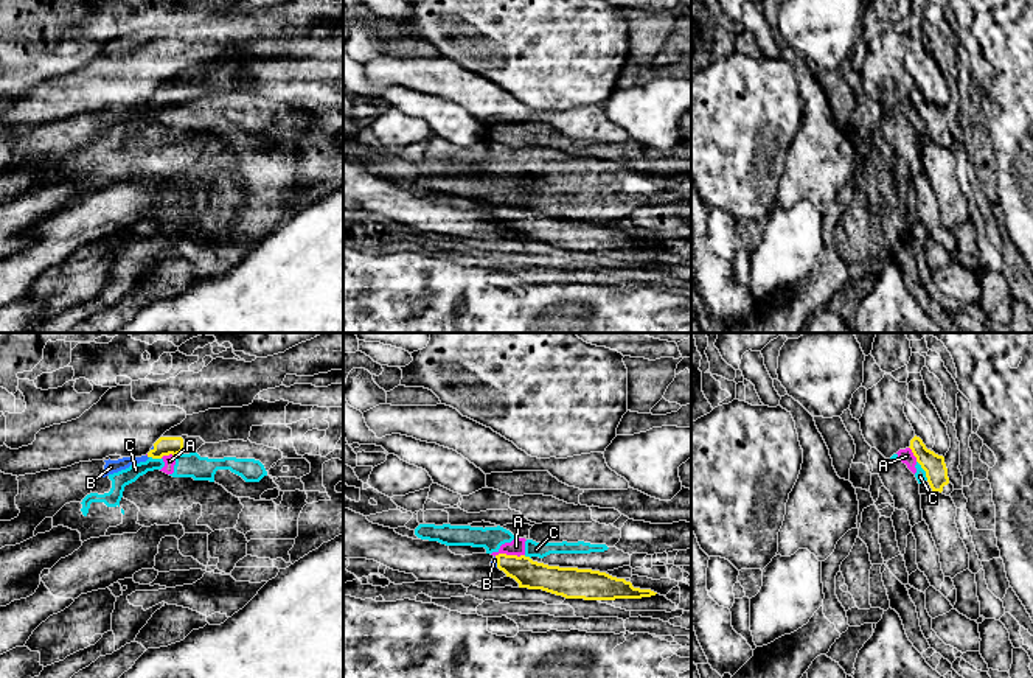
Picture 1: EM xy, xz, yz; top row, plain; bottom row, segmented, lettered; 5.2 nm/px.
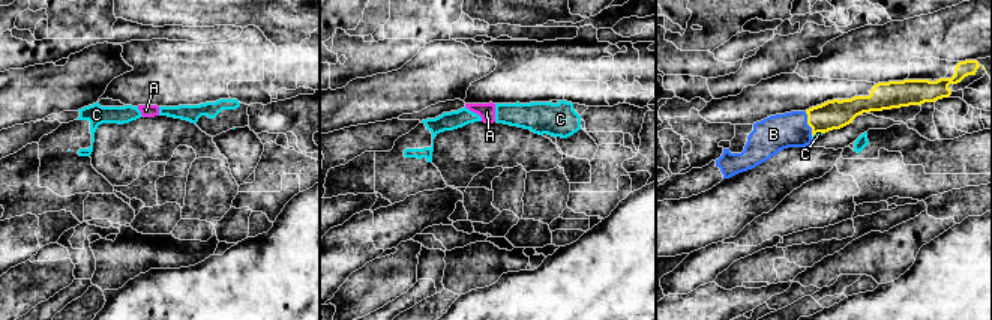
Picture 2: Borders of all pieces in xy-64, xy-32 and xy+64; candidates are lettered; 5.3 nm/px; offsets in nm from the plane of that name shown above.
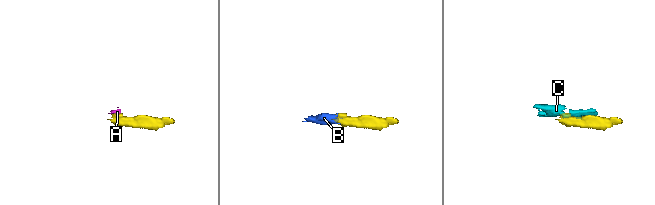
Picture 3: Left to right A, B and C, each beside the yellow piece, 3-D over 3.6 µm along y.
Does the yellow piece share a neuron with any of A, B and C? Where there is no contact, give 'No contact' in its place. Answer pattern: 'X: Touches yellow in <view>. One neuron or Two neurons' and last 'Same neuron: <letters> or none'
A: Touches yellow in xz. Two neurons
B: Touches yellow in xz. One neuron
C: Touches yellow in yz. Two neurons
Same neuron: B

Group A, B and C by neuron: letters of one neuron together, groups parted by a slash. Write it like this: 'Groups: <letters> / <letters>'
Groups: A C / B

